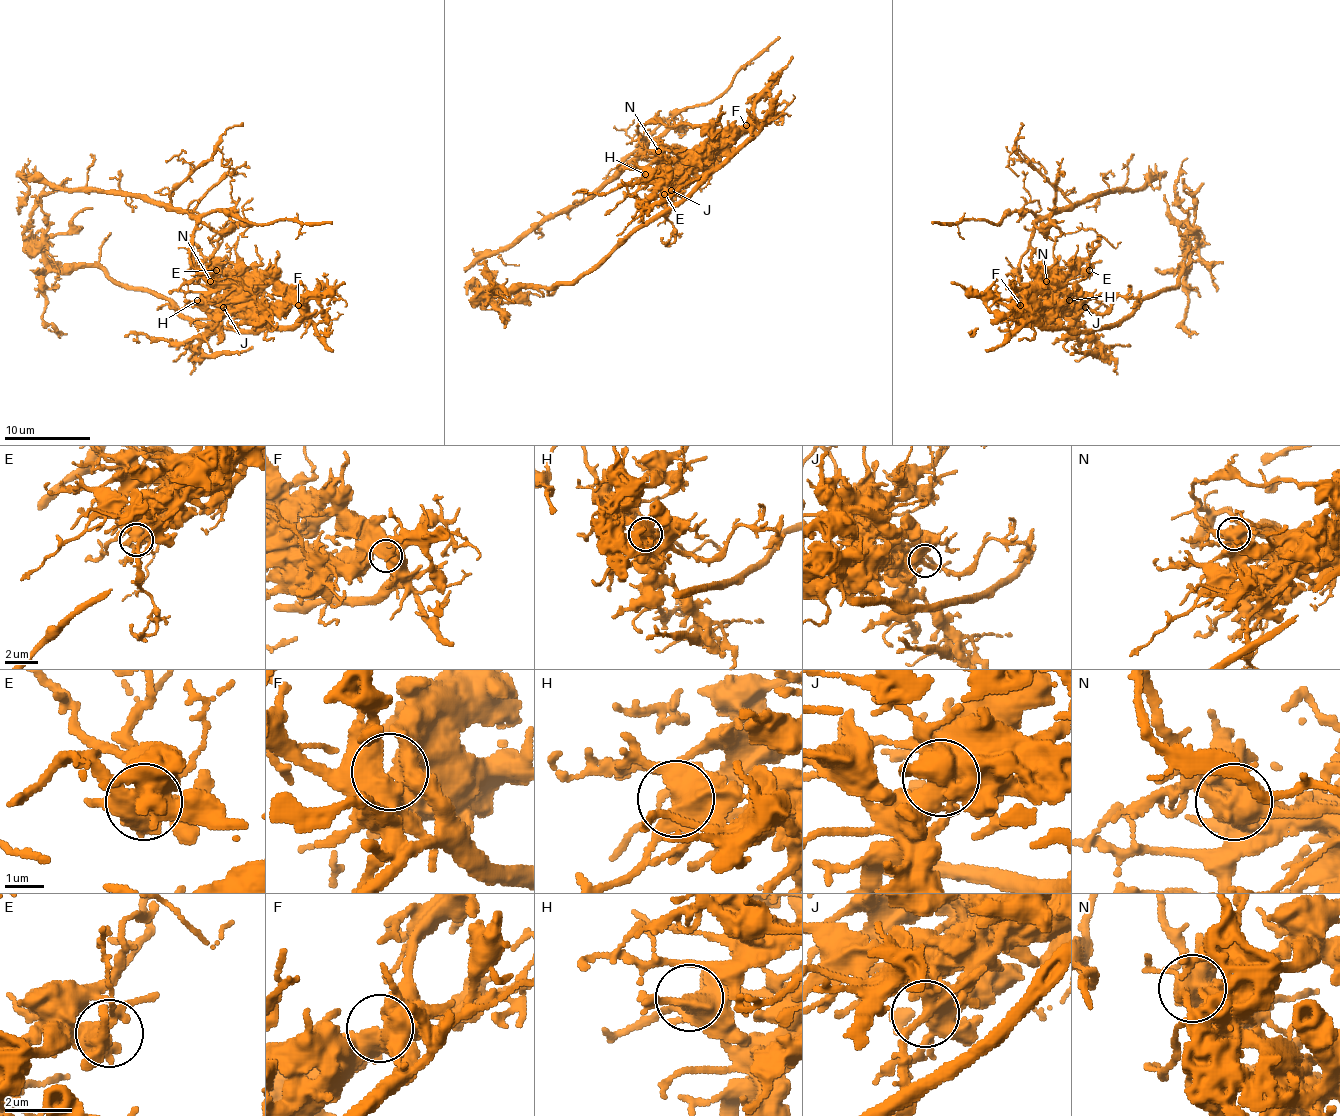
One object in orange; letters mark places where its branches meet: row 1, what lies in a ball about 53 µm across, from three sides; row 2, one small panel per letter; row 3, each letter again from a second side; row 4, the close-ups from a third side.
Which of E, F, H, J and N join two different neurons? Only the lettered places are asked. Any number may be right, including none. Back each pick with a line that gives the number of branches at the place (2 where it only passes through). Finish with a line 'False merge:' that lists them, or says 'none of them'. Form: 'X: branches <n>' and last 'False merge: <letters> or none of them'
N: branches 4
False merge: N

